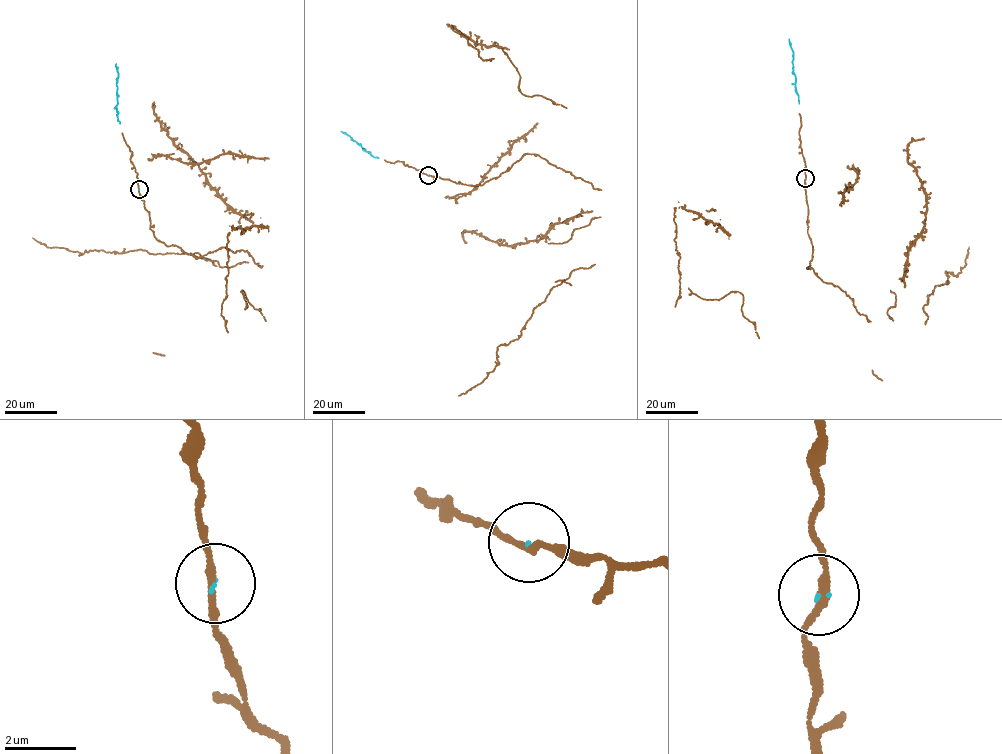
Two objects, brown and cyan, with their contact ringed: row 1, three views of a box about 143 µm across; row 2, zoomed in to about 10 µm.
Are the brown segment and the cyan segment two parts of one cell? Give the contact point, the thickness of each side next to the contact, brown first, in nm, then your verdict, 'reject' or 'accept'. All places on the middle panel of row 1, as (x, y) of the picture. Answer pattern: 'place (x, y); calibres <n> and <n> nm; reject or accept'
place (428, 175); calibres 180 and 40 nm; accept

